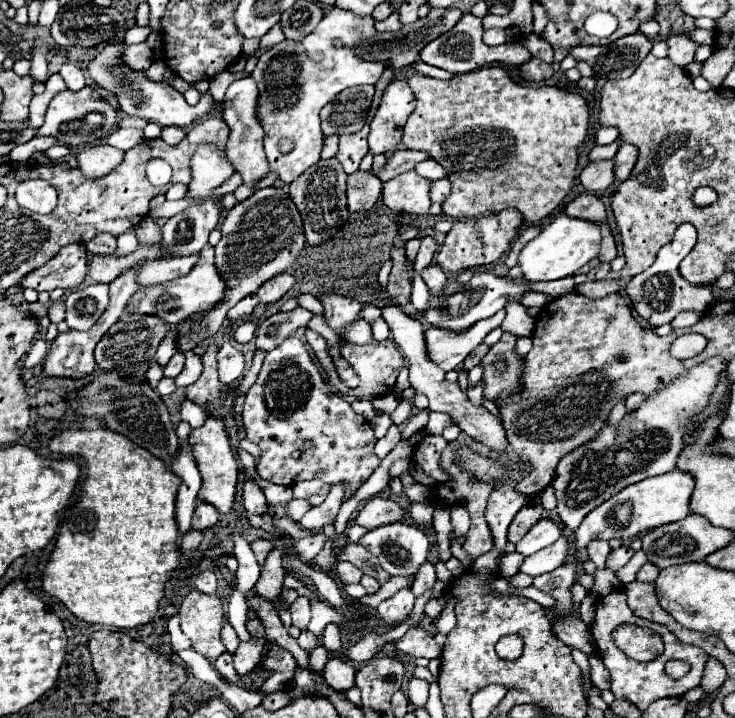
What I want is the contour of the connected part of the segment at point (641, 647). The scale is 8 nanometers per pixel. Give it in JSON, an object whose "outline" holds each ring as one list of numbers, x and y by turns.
{"outline":[[620,625,614,629,612,637,614,643,618,643,618,649,622,649,634,661,652,661,664,650,660,635,636,625]]}

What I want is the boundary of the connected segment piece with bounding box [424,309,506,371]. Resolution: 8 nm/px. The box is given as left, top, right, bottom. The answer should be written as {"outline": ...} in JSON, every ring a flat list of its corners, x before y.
{"outline":[[500,309,494,317,476,321,476,325,466,329,466,333,450,333,450,329,434,329,434,325,426,327,424,335,430,359,444,371,456,369,464,361,464,357,474,347,478,347,492,329,502,325,504,317,506,311]]}

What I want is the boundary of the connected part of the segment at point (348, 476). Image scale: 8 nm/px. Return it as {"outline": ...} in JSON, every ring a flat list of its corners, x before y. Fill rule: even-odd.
{"outline":[[298,337,286,339,266,355,256,383,246,393,242,419,246,439,262,451,256,471,266,481,278,485,294,485,304,479,344,481,352,495,380,465,380,459,374,455,376,437,370,423,366,425,366,419,354,413,350,403,332,391],[304,439,312,439,318,449,314,457,294,459,292,453]]}

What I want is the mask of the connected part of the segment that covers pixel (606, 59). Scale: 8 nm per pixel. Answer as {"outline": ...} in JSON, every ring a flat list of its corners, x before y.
{"outline":[[642,33,626,35,610,45,578,45,570,55,590,63,596,79,624,79,634,73,640,61,650,53,652,41]]}

